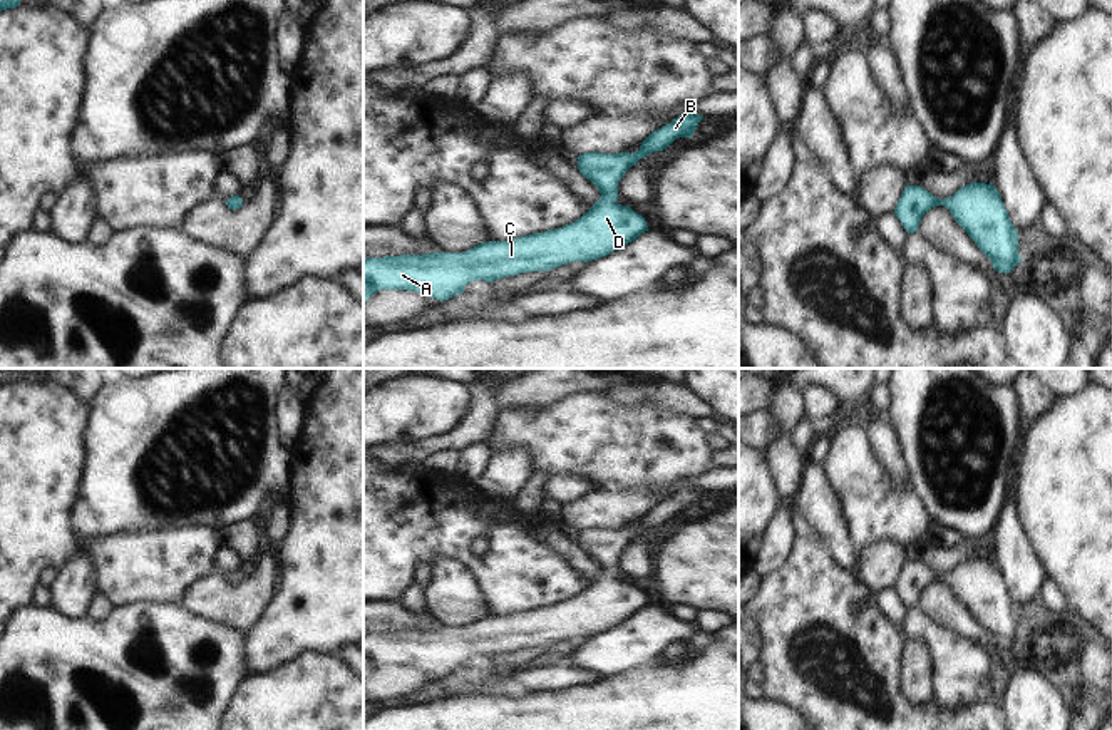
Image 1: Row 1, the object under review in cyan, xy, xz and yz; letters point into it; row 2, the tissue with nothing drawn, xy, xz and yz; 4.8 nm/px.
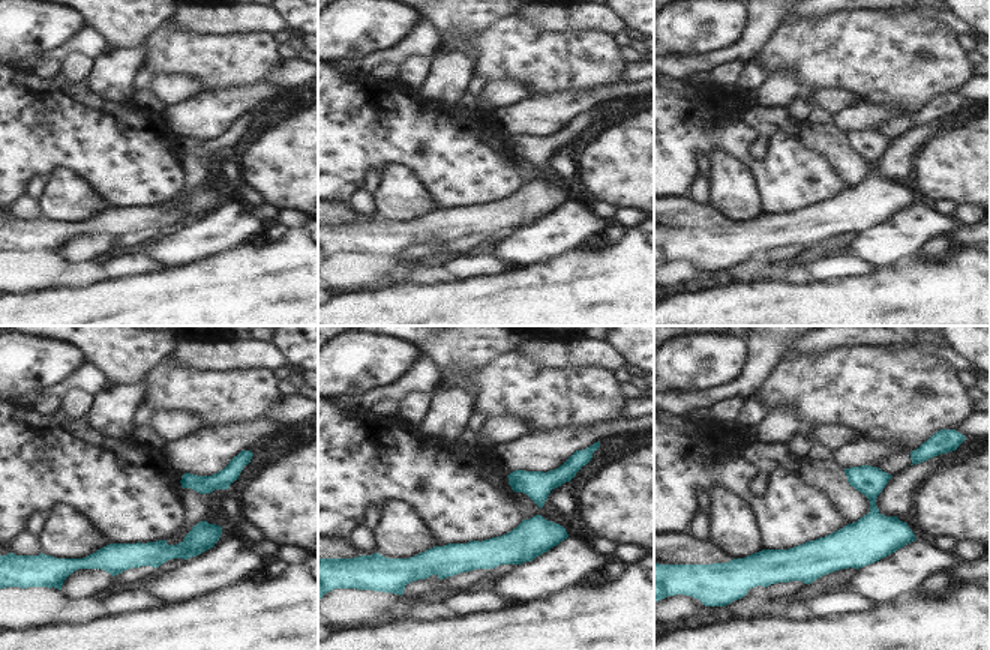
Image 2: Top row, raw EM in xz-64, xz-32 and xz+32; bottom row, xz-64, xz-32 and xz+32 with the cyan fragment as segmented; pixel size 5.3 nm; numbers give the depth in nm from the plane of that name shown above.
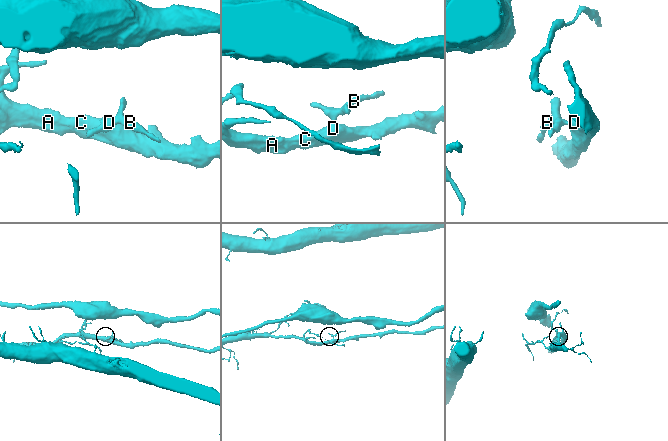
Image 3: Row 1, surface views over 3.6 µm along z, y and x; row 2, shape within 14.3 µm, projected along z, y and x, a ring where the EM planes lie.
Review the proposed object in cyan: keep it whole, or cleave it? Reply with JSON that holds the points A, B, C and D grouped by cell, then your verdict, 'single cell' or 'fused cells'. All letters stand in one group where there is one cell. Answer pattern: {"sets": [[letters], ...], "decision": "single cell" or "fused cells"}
{"sets": [["A", "B", "C", "D"]], "decision": "single cell"}

